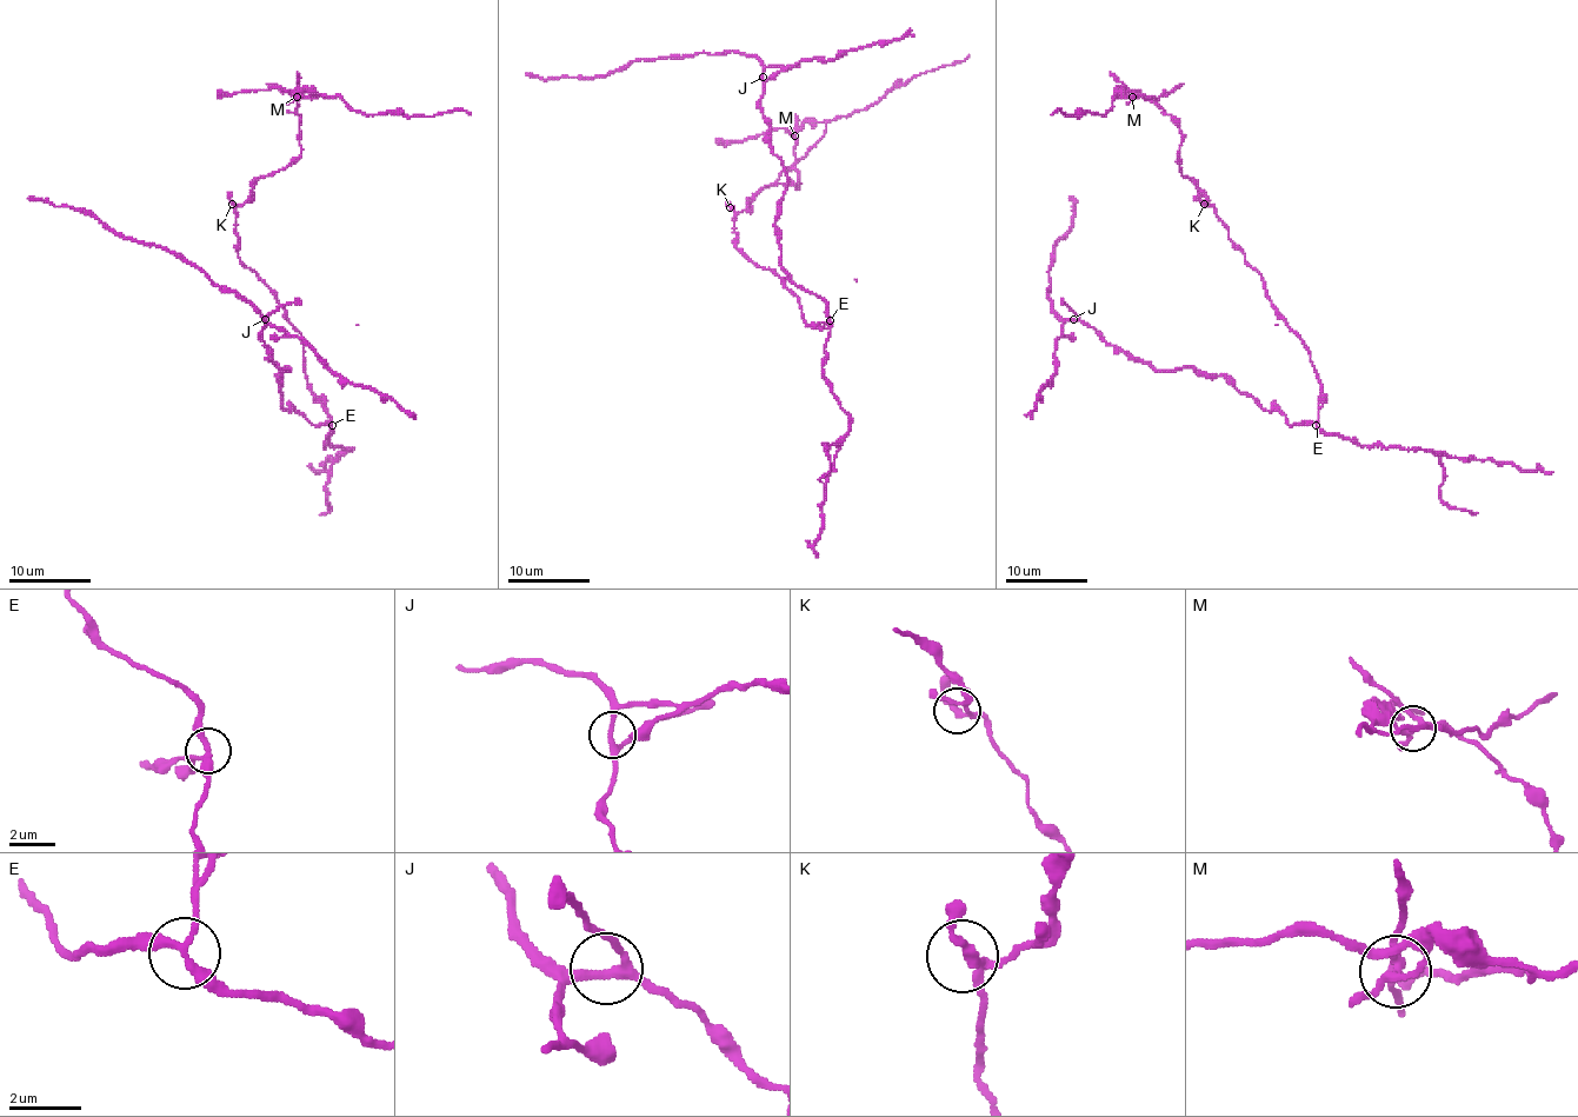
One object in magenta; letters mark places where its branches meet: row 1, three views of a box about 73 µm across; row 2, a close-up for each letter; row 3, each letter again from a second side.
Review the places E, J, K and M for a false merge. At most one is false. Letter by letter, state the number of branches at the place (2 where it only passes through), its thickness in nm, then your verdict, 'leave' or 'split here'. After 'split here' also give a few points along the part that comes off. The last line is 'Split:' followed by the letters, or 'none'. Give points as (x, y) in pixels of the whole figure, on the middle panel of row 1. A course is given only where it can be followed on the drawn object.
E: branches 3; calibre 240 nm; leave
J: branches 3; calibre 240 nm; leave
K: branches 3; calibre 200 nm; leave
M: branches 4; calibre 200 nm; split here; course (796, 137), (804, 124), (836, 120), (869, 107), (913, 77), (954, 65), (969, 54)
Split: M

